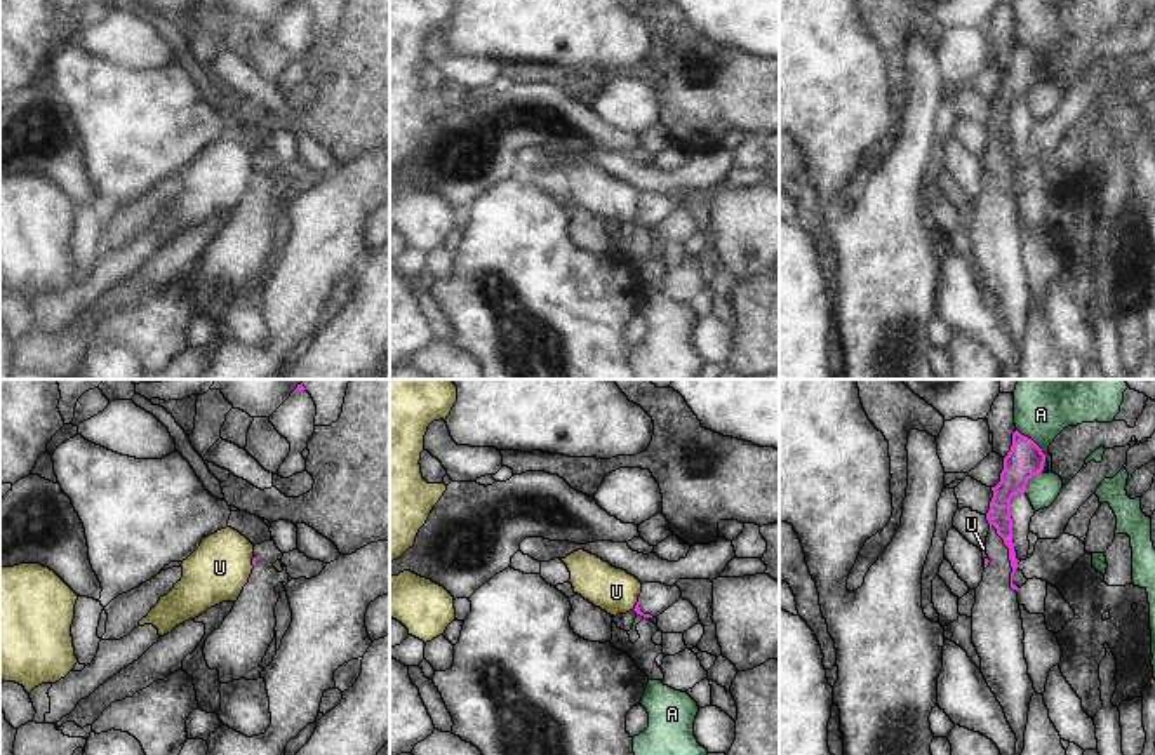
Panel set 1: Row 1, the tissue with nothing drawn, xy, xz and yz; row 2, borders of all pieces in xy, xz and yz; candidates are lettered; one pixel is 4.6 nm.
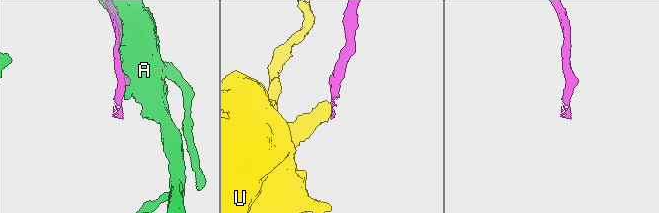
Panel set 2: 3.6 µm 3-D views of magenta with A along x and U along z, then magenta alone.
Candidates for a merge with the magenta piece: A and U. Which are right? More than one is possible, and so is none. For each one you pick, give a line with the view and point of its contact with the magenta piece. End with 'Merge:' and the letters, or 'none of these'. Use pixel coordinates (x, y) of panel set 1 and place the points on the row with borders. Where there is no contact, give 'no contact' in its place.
Merge: none of these

